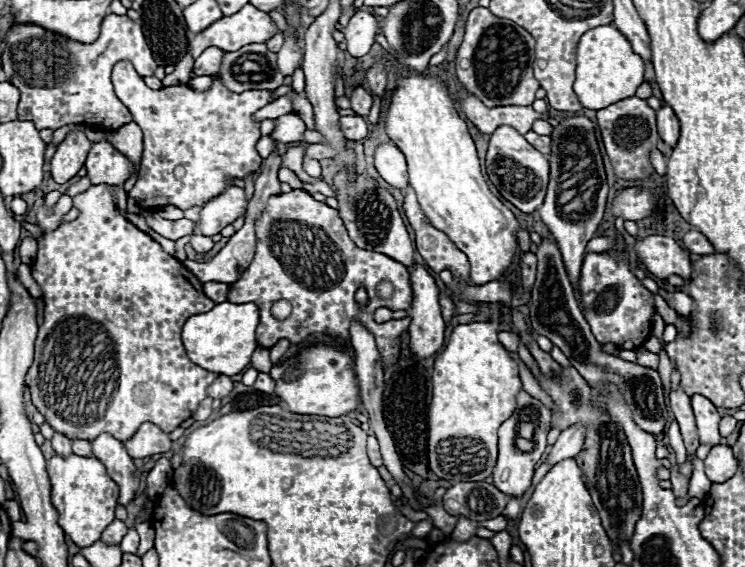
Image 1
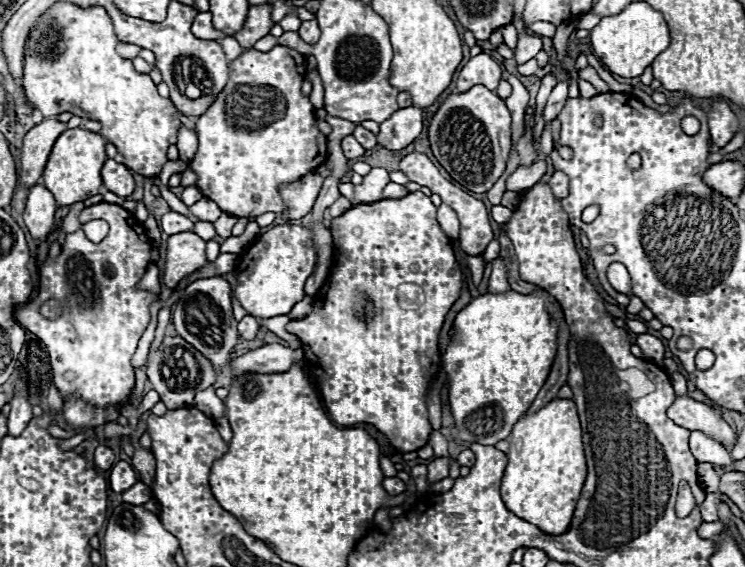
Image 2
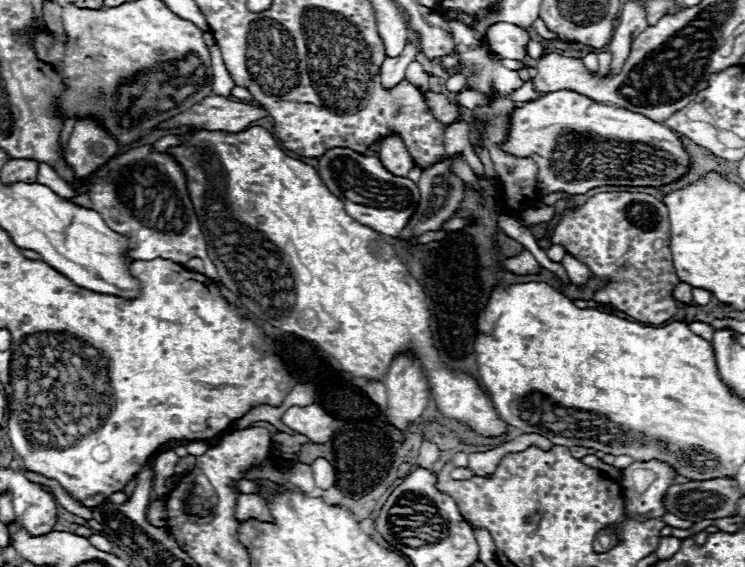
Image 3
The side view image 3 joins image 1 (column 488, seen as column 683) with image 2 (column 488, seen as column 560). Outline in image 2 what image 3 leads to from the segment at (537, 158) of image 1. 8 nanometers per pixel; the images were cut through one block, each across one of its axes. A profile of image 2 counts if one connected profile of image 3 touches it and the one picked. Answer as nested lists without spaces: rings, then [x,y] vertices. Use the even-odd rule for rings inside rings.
[[[484,86],[448,96],[430,122],[430,146],[446,172],[470,192],[488,192],[502,176],[510,152],[510,110],[504,100]]]

